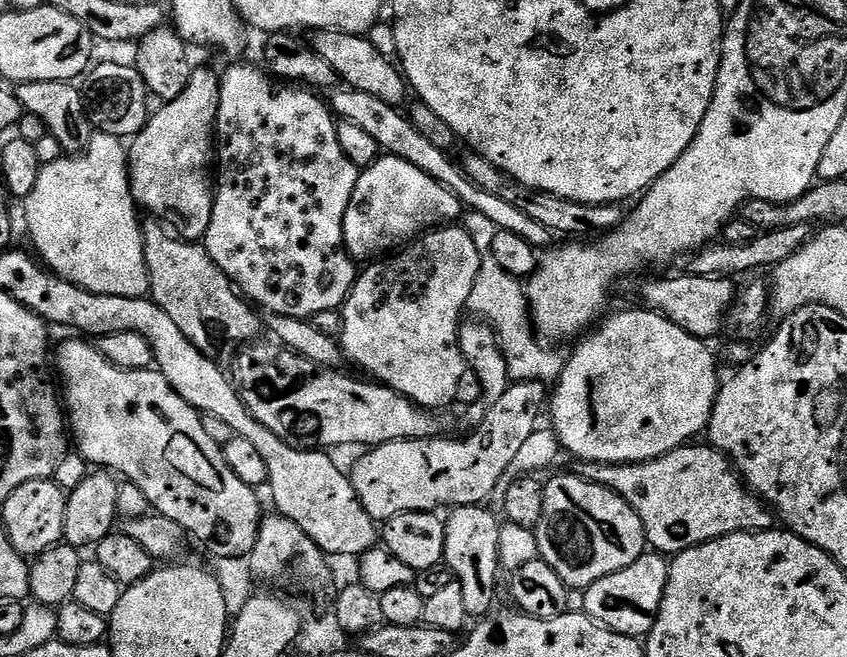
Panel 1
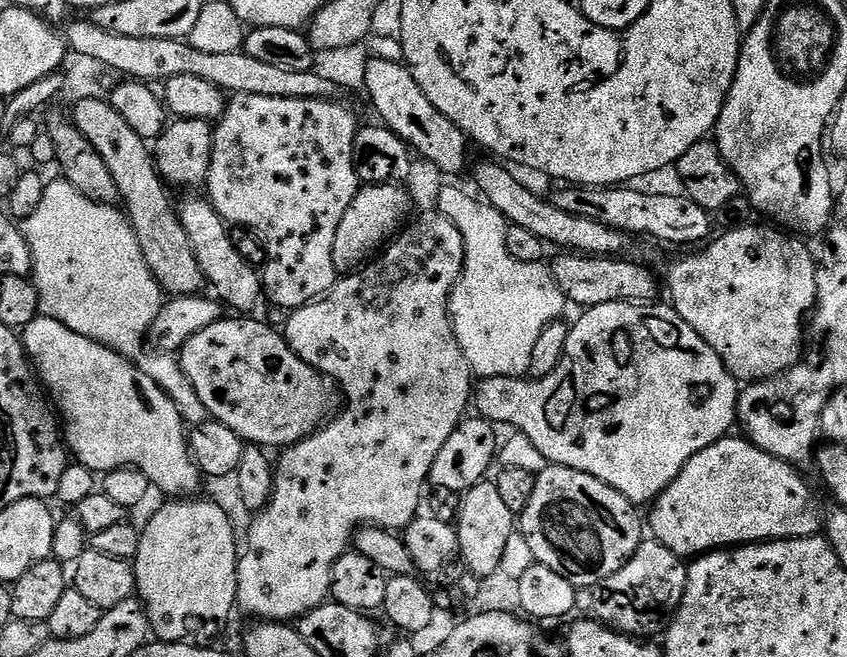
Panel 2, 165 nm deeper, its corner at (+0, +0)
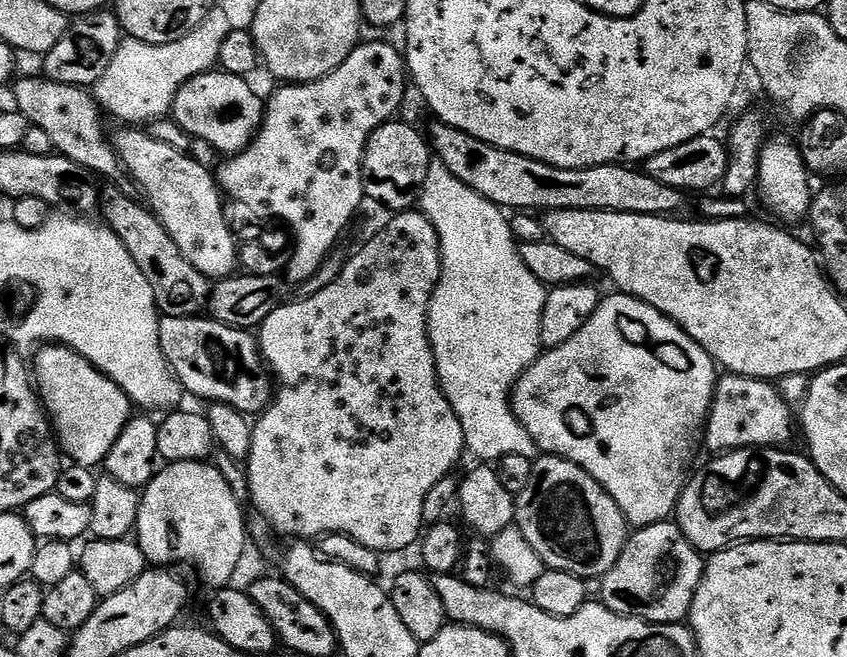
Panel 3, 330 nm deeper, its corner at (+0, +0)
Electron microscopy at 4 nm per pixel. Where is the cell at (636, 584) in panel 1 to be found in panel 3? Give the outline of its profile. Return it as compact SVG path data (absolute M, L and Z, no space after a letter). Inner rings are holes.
M665 522L636 528L624 543L616 565L602 577L604 585L600 600L618 614L637 616L649 624L679 624L689 619L698 582L702 582L705 563L705 557L688 541L686 534L682 534L679 524Z

